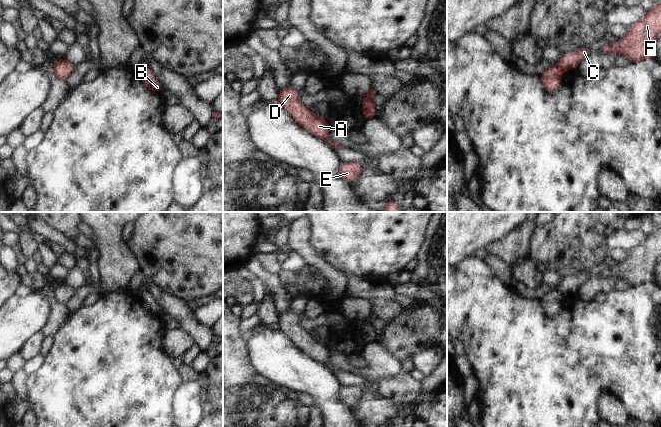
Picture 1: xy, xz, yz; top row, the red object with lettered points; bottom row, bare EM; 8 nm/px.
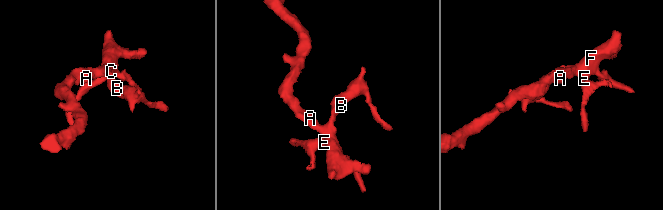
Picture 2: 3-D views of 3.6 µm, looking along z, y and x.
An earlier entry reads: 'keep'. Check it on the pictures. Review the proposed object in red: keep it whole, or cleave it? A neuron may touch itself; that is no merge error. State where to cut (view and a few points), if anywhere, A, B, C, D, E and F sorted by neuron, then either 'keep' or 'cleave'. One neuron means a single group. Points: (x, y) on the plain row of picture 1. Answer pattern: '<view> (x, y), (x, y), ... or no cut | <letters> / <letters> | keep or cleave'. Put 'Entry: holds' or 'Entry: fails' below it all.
xz (363, 323), (371, 325) | A C D E F / B | cleave
Entry: fails

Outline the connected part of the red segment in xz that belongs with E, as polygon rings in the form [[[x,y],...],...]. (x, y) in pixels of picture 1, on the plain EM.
[[[352,385],[350,387],[341,386],[339,389],[338,400],[346,406],[353,407],[359,402],[363,388]]]

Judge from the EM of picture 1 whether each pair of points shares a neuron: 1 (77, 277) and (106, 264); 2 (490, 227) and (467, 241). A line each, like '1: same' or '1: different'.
1: different
2: same

